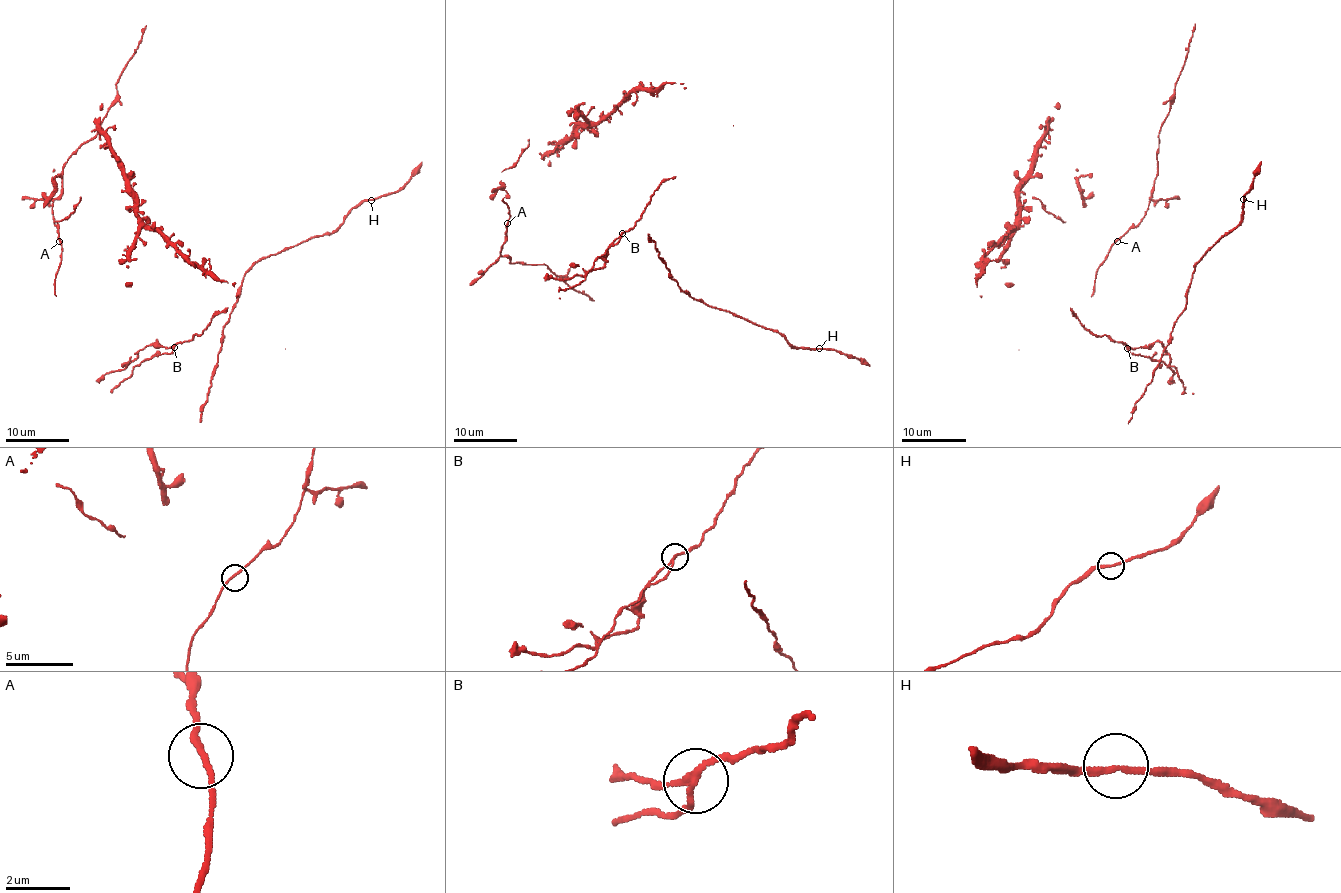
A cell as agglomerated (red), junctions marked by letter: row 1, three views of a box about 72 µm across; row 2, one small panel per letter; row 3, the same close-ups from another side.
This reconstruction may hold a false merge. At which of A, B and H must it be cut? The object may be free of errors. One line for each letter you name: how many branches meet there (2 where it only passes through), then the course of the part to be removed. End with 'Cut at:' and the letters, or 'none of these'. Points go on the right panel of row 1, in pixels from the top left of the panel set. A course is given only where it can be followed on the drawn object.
B: 3 | (1127, 347), (1135, 354), (1172, 365), (1181, 380), (1183, 389), (1193, 394)
Cut at: B

